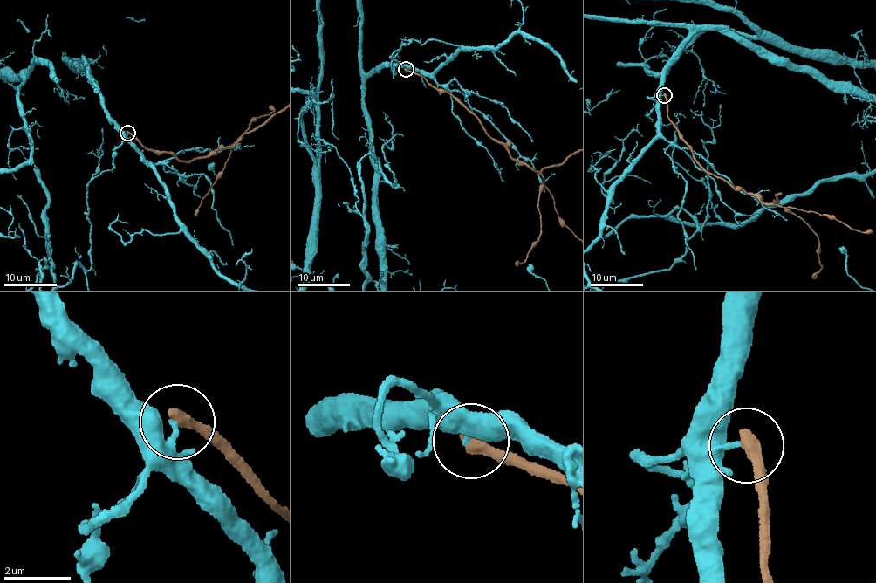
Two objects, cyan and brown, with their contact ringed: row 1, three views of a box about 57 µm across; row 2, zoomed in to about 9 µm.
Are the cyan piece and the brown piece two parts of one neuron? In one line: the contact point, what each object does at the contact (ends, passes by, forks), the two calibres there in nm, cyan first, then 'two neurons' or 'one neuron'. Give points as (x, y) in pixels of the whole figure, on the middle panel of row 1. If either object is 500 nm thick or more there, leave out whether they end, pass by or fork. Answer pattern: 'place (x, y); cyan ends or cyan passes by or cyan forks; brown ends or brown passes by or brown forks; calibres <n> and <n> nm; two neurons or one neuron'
place (406, 69); cyan ends; brown ends; calibres 180 and 400 nm; two neurons

